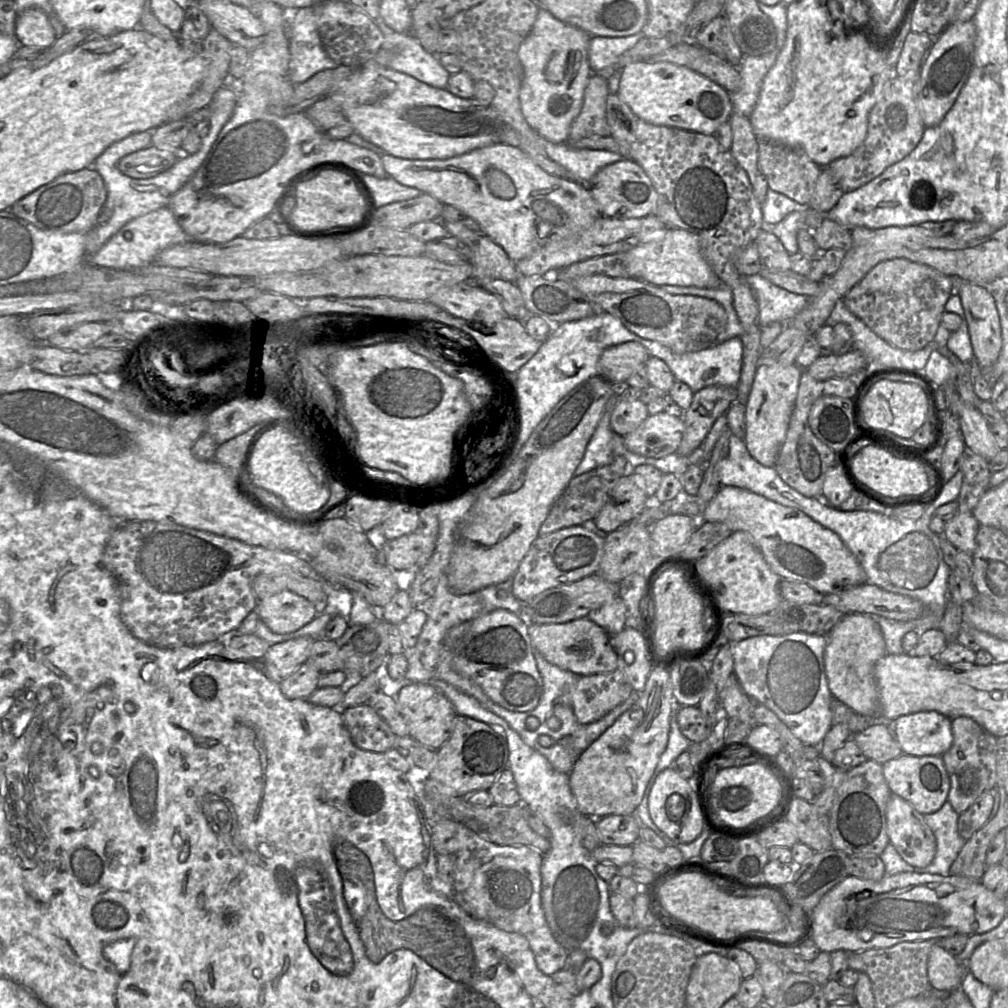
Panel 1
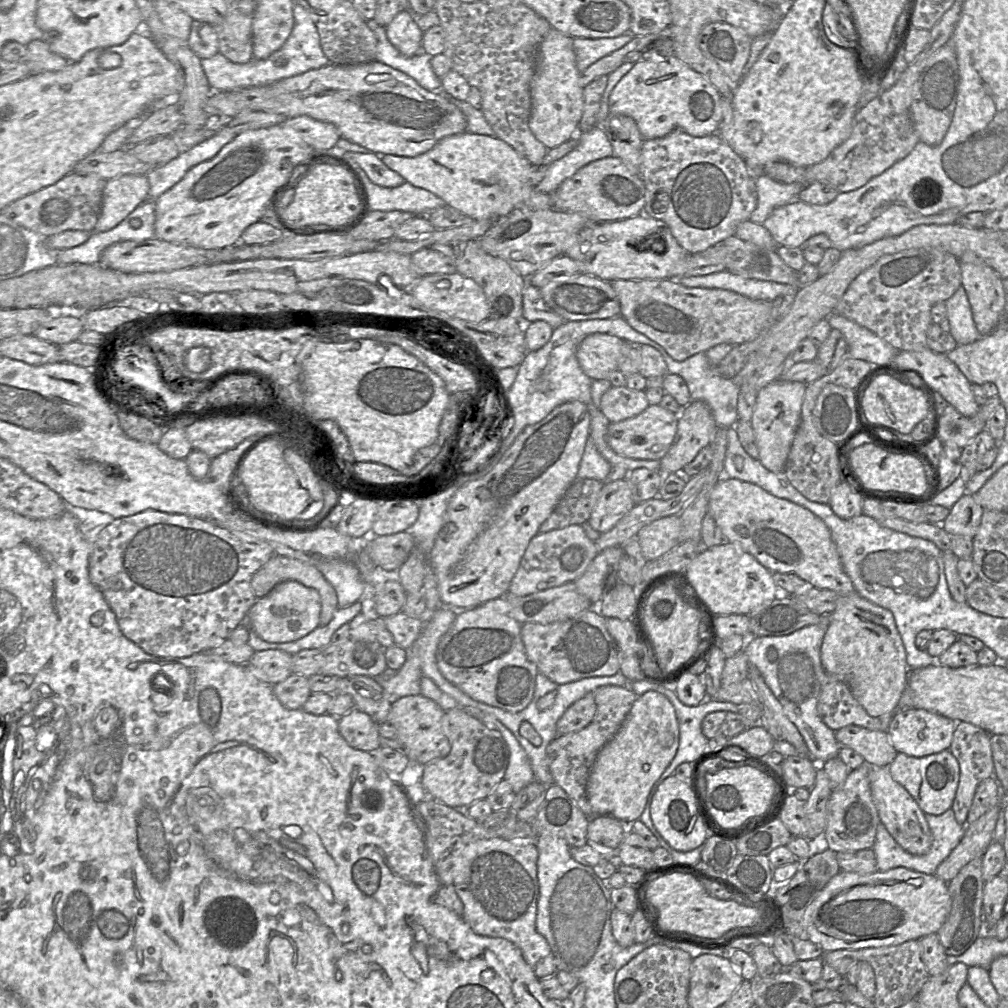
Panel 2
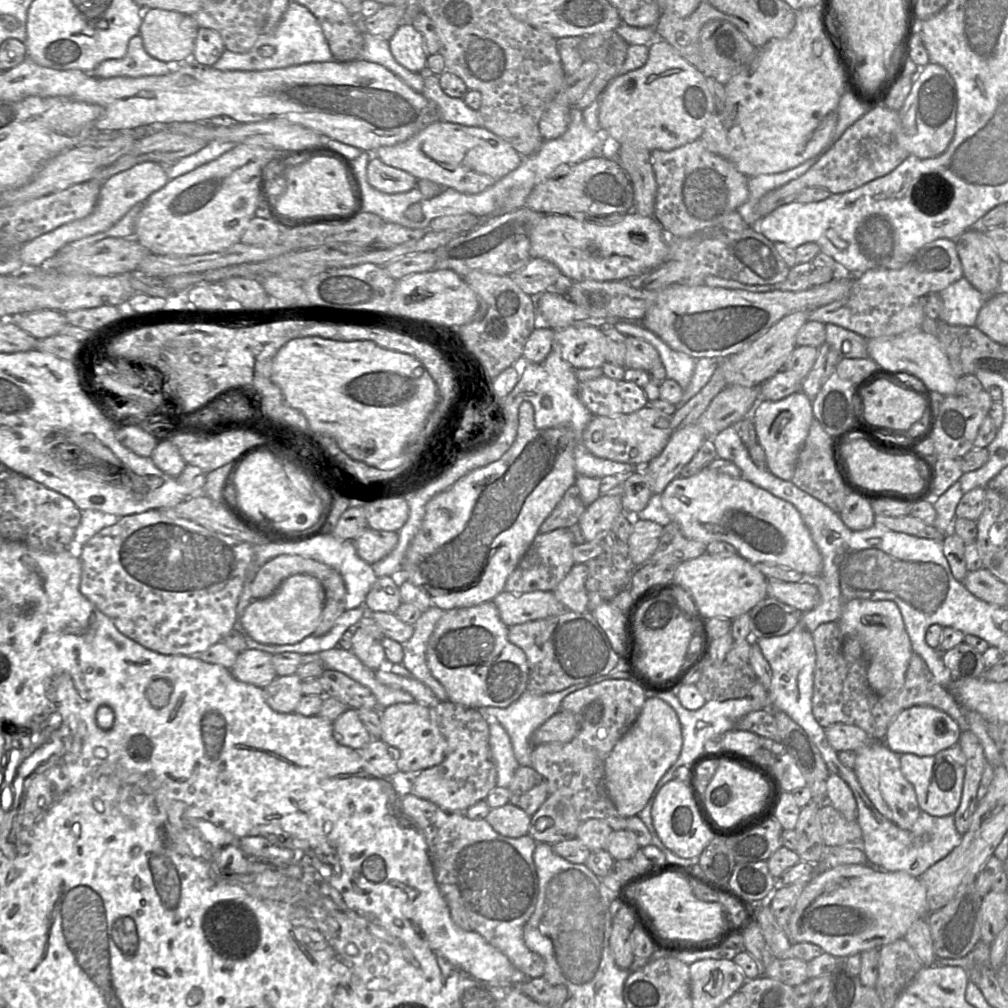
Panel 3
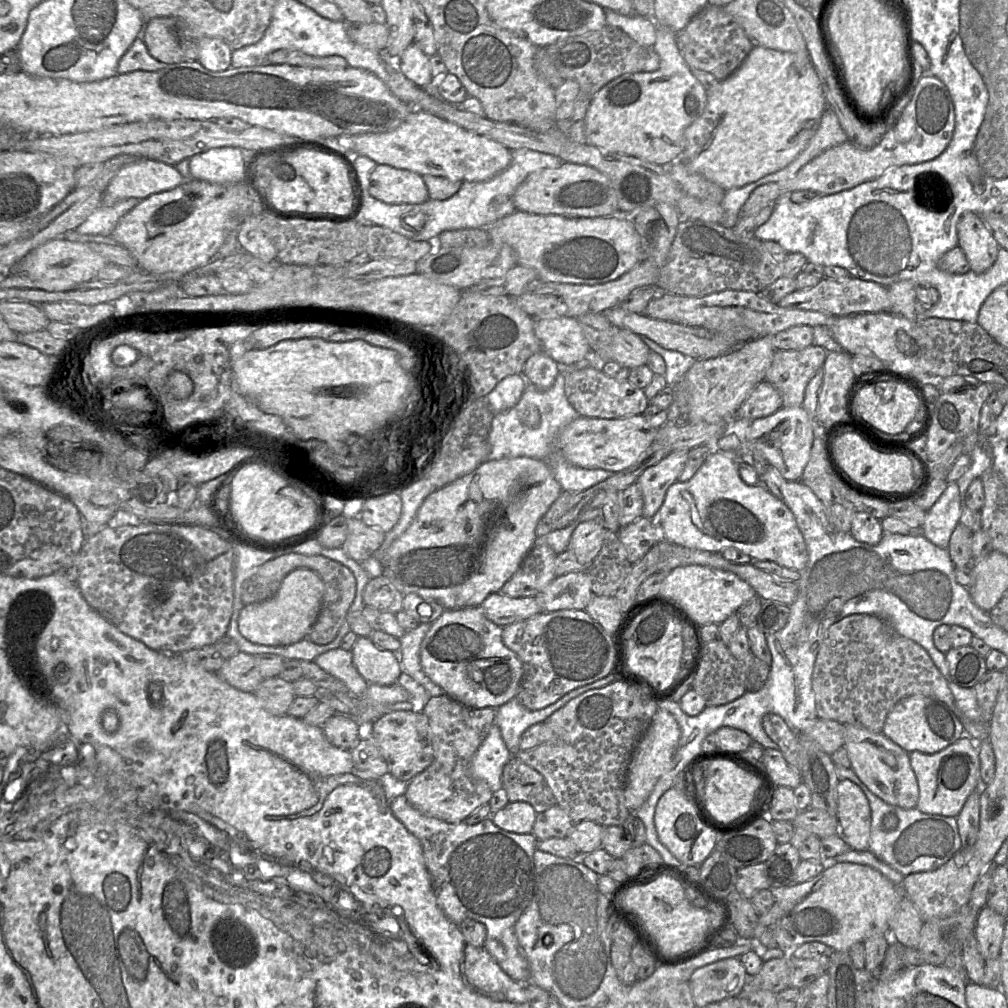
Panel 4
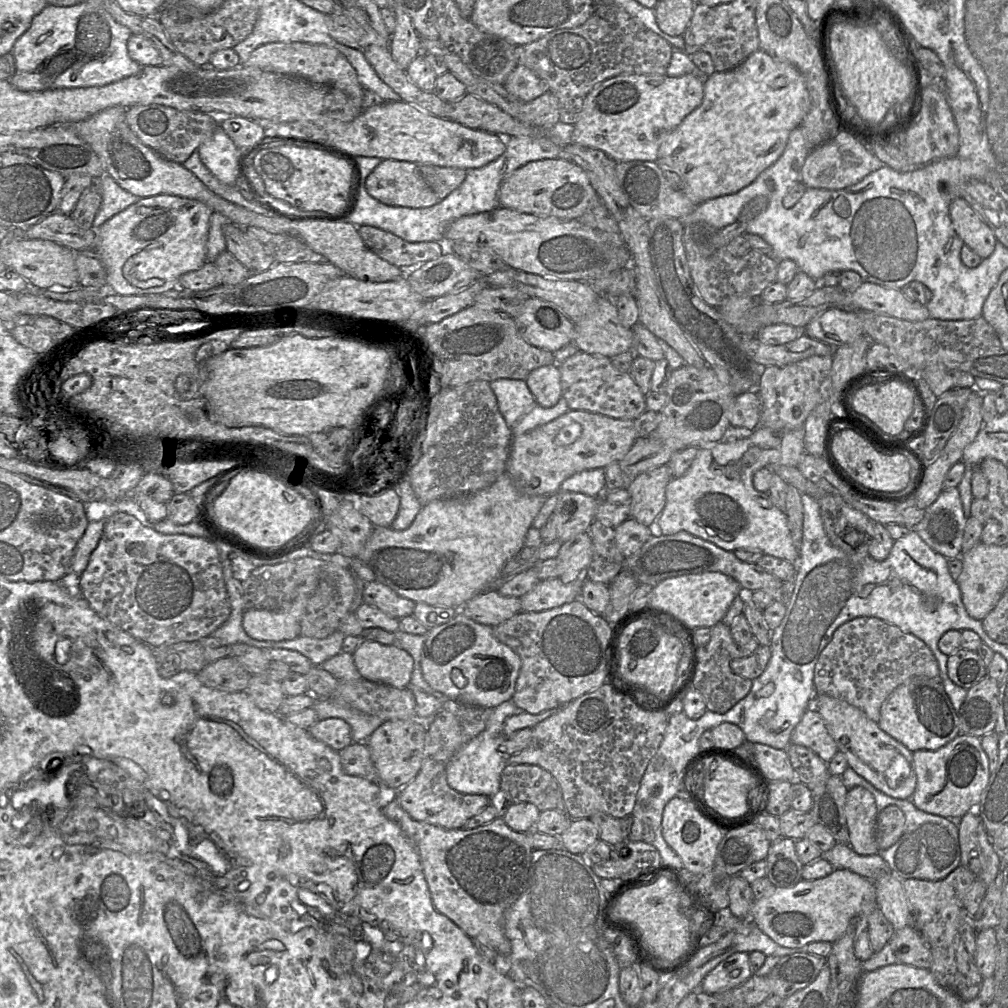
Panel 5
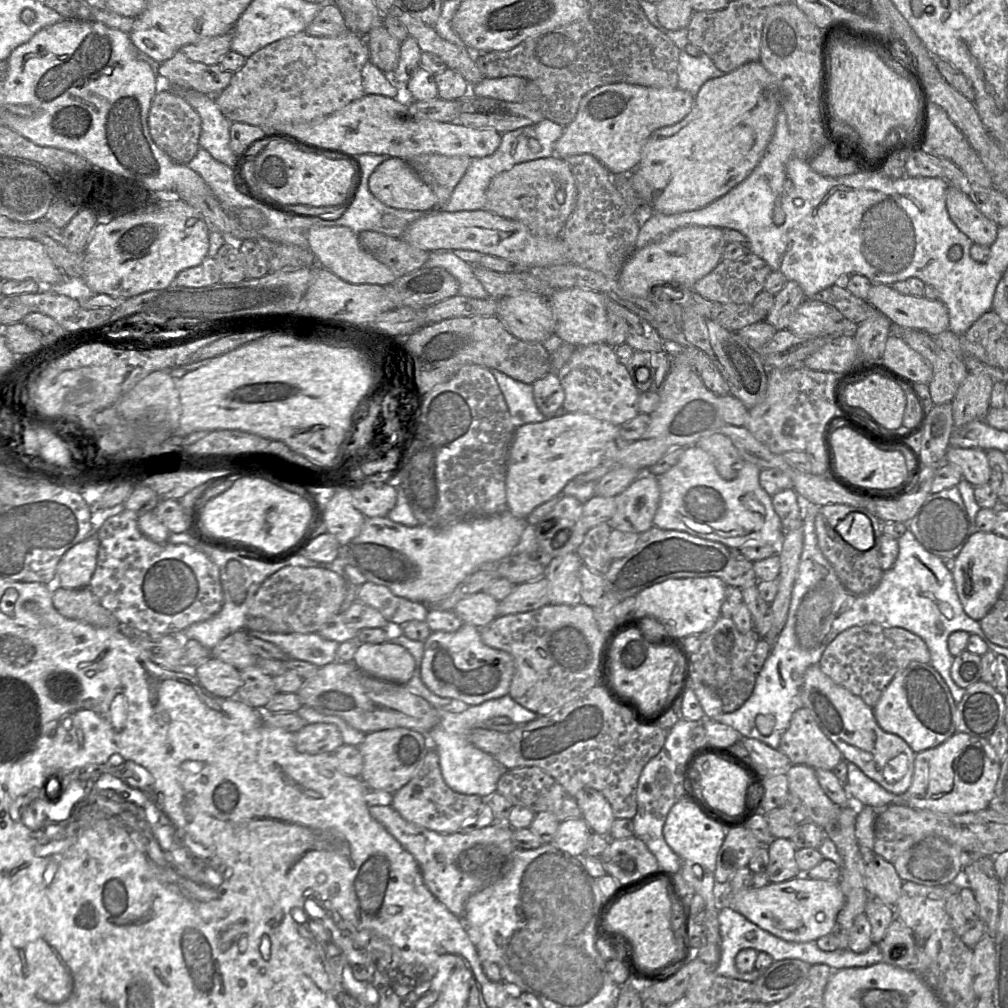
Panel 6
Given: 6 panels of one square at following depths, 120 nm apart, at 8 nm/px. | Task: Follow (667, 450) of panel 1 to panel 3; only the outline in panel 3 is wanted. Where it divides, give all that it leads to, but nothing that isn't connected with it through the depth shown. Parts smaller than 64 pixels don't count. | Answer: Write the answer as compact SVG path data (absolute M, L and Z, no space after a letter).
M648 404L636 412L621 416L593 416L583 431L583 443L596 457L643 467L666 446L672 435L671 418Z

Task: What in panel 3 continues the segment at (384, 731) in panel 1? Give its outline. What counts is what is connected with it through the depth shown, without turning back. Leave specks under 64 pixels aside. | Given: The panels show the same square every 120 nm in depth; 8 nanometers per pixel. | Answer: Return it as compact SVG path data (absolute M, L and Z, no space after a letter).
M347 708L332 723L333 737L337 743L358 750L367 745L372 737L360 721L355 709Z

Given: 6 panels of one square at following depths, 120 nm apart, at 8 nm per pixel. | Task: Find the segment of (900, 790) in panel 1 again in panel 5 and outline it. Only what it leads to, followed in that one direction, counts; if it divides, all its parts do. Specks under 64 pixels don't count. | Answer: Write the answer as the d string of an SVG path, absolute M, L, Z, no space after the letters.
M959 734L937 750L918 750L912 755L916 788L910 799L917 809L959 820L978 807L990 778L988 757L981 746L980 738Z

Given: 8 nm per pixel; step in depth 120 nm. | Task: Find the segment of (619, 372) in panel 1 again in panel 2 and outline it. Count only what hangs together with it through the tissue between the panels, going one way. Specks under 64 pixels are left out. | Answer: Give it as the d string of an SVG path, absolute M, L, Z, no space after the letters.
M594 333L578 346L576 357L582 371L592 380L607 379L618 368L624 340L611 334Z

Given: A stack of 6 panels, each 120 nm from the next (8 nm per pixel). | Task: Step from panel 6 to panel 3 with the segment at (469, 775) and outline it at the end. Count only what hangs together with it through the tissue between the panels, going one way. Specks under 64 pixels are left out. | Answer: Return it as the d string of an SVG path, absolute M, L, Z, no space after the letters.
M494 720L489 723L489 745L497 770L496 785L508 788L519 763L515 758L510 737L504 727Z

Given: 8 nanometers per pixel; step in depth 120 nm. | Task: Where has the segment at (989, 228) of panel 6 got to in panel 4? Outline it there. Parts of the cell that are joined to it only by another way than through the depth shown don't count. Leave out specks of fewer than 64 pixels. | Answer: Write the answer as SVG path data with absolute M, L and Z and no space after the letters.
M974 212L963 213L957 223L958 246L963 250L975 273L984 273L996 261L1000 246L983 217Z

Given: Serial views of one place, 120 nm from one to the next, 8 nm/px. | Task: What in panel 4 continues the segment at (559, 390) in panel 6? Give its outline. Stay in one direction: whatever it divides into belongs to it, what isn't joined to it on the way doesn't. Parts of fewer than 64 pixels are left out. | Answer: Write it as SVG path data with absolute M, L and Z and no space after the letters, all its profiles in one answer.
M544 351L533 354L524 364L522 375L527 384L531 384L539 390L548 390L562 367L548 356Z

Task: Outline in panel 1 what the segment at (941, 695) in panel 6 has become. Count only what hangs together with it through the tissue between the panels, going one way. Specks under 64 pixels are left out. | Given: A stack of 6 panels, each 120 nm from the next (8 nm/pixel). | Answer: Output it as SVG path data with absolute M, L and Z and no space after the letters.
M936 711L903 715L886 724L906 755L942 756L953 742L951 719Z

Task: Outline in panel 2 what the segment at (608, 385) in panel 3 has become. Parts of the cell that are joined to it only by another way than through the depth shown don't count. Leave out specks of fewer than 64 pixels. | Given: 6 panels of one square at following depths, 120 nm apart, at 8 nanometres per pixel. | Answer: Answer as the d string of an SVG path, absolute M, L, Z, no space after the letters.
M612 386L601 398L600 411L610 423L613 423L635 417L648 406L649 403L643 390Z

